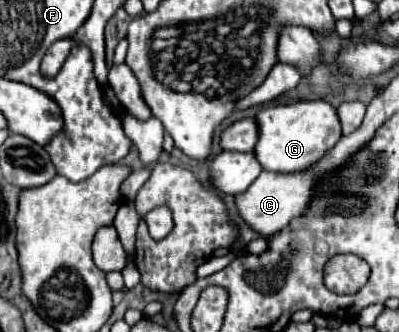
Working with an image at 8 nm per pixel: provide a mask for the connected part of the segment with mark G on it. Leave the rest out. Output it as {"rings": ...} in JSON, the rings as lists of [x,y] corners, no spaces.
{"rings":[[[295,101],[269,105],[255,115],[255,123],[259,139],[253,153],[261,167],[271,173],[303,173],[319,163],[325,153],[335,147],[337,137],[341,139],[341,123],[337,119],[337,111],[327,101]]]}

